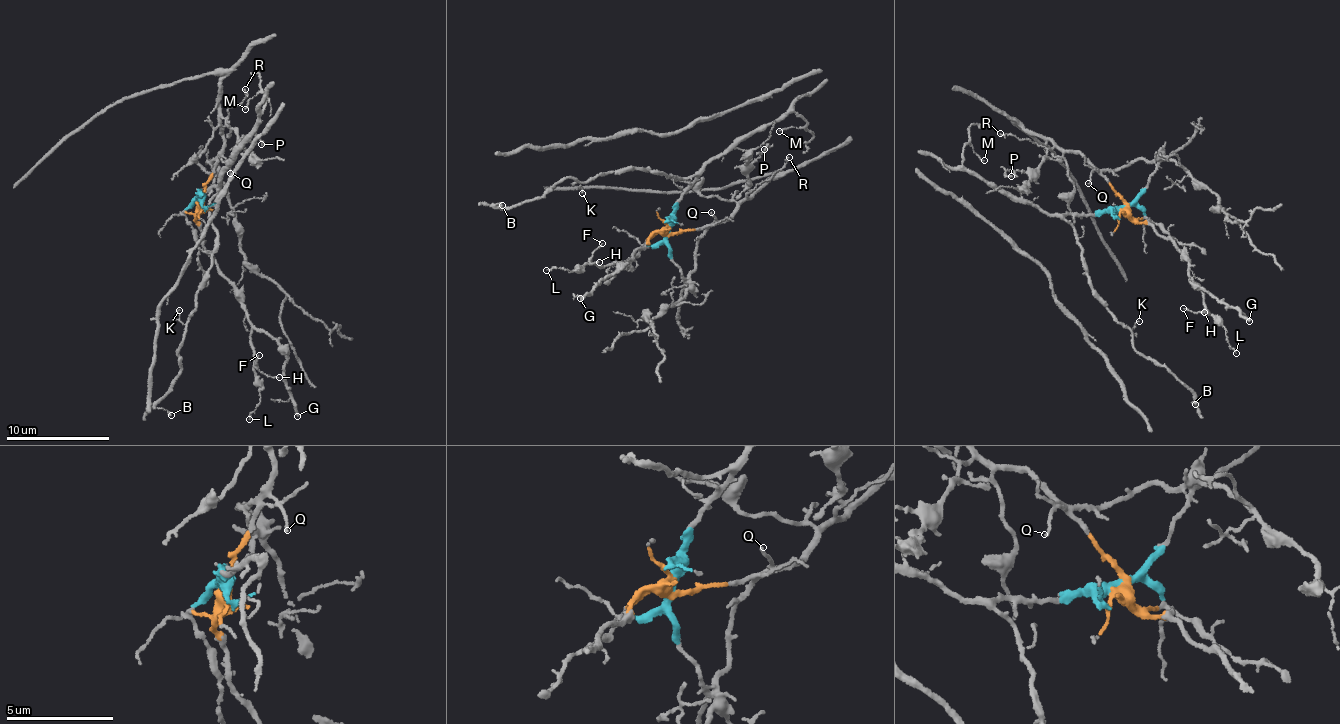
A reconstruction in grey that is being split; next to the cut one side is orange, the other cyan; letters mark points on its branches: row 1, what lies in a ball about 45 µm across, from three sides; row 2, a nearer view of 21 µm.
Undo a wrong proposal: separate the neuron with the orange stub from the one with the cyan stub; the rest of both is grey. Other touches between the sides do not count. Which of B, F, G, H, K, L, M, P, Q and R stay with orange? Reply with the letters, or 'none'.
F, G, H, L, P, Q, R

